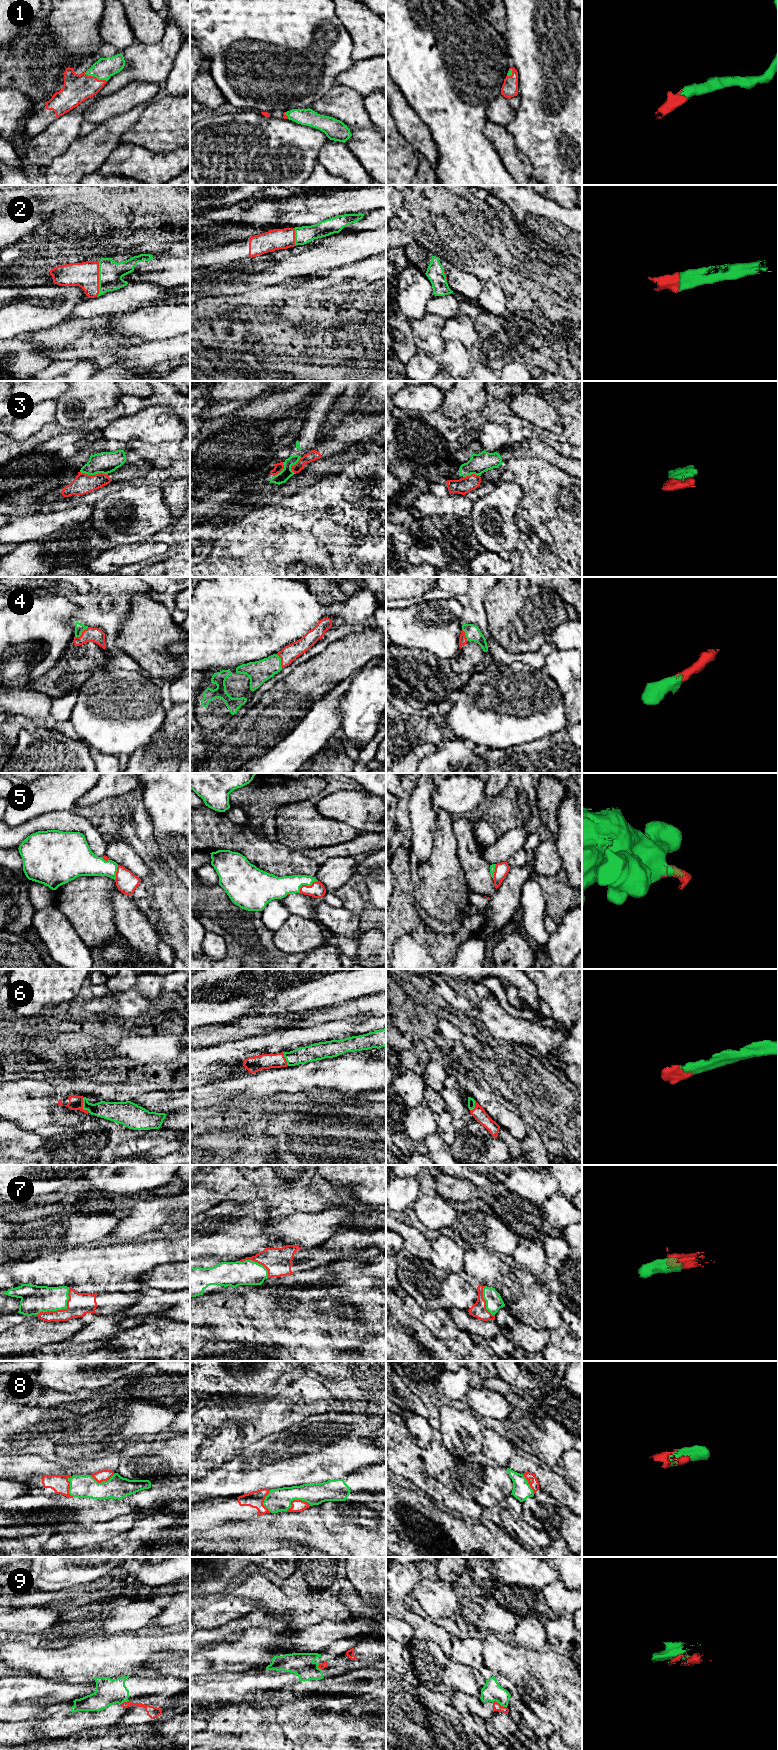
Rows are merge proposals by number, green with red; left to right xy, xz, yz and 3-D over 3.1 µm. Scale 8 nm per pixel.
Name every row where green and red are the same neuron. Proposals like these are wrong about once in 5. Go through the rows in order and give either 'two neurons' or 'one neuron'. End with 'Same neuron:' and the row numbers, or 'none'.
1: one neuron
2: one neuron
3: two neurons
4: one neuron
5: one neuron
6: one neuron
7: one neuron
8: one neuron
9: two neurons
Same neuron: 1, 2, 4, 5, 6, 7, 8

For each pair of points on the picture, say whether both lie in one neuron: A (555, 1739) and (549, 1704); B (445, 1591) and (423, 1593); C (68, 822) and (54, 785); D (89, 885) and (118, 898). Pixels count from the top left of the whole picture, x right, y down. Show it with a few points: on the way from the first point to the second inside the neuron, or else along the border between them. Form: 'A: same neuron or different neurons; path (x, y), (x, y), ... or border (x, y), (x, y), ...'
A: different neurons; border (555, 1731), (562, 1739)
B: same neuron; path (440, 1591), (428, 1593)
C: different neurons; border (70, 809), (51, 810), (40, 815)
D: different neurons; border (117, 889), (111, 895), (114, 918)

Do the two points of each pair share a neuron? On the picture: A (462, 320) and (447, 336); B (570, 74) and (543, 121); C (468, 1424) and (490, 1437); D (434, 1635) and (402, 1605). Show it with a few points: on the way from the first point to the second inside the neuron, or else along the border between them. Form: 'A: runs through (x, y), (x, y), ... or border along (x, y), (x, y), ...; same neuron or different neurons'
A: runs through (459, 324), (451, 332); same neuron
B: runs through (570, 86), (570, 94), (555, 109); same neuron
C: border along (481, 1431), (482, 1452), (485, 1455); different neurons
D: runs through (426, 1630), (408, 1613); same neuron

